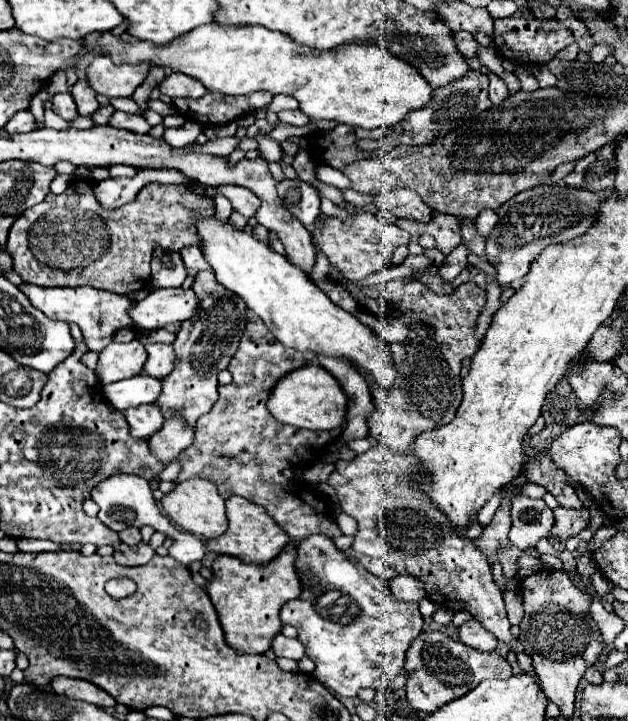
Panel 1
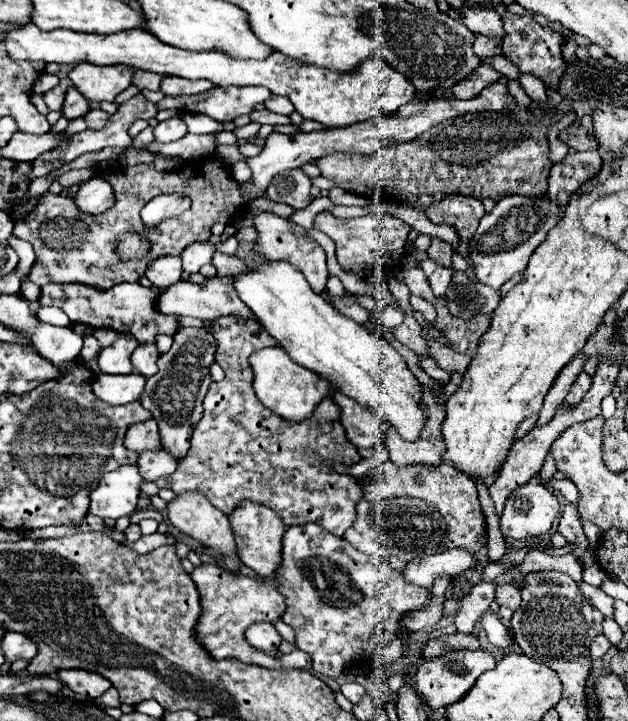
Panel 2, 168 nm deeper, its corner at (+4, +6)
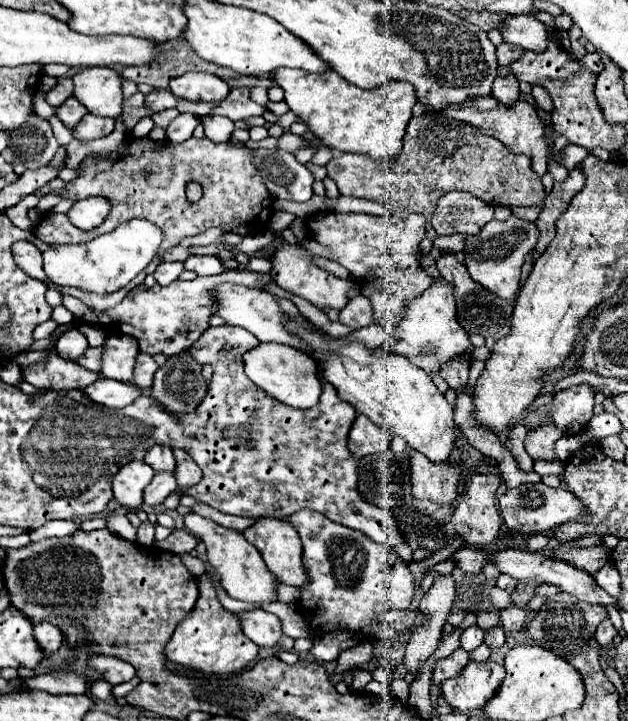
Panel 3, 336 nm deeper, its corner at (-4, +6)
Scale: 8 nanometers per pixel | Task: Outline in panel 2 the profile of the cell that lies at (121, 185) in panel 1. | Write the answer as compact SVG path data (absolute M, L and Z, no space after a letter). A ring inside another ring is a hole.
M92 177L90 181L80 185L80 191L76 193L74 203L82 213L100 215L114 205L114 189L102 177Z

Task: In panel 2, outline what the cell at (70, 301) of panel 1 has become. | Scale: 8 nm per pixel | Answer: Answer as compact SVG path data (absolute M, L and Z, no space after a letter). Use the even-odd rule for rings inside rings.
M48 283L42 287L42 297L38 305L54 305L62 309L72 323L82 323L92 329L98 327L110 327L116 333L128 333L138 339L140 345L154 343L156 335L174 335L178 331L178 315L162 317L162 313L156 313L156 297L160 297L160 289L156 287L142 287L140 283L120 283L114 285L108 291L98 291L88 285L56 285Z

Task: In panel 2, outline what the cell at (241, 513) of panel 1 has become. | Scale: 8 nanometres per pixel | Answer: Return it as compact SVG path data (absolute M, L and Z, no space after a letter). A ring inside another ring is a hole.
M244 501L238 509L234 509L234 513L230 515L230 525L236 539L236 551L242 563L262 579L270 579L282 561L282 535L286 531L286 525L272 509L252 501Z

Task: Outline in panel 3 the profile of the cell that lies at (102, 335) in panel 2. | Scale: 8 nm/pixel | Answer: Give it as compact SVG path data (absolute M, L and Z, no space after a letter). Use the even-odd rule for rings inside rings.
M104 345L102 347L90 347L88 351L86 351L86 355L84 357L80 357L80 365L84 365L86 369L90 369L90 371L96 371L96 373L100 373L100 365L102 365L102 355L104 355Z

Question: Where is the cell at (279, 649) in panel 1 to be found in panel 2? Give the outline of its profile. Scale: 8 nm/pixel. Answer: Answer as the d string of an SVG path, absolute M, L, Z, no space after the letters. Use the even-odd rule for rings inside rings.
M256 623L256 625L250 625L248 631L244 633L246 641L250 641L250 645L258 651L264 651L264 653L270 653L274 655L282 643L282 637L280 633L274 629L272 623Z

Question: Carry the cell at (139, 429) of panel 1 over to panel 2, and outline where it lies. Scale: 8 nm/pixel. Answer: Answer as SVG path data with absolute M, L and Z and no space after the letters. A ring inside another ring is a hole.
M154 419L136 423L128 429L124 445L134 451L134 453L144 453L152 449L160 449L160 435L158 435L158 425Z

